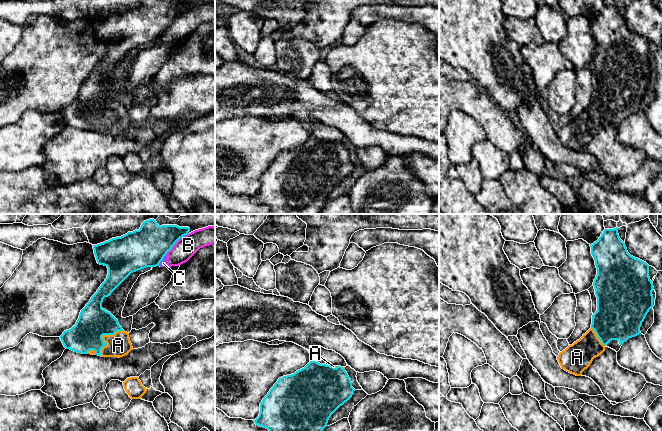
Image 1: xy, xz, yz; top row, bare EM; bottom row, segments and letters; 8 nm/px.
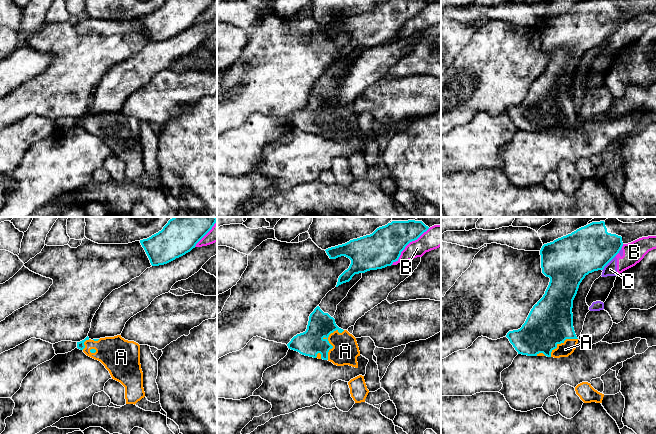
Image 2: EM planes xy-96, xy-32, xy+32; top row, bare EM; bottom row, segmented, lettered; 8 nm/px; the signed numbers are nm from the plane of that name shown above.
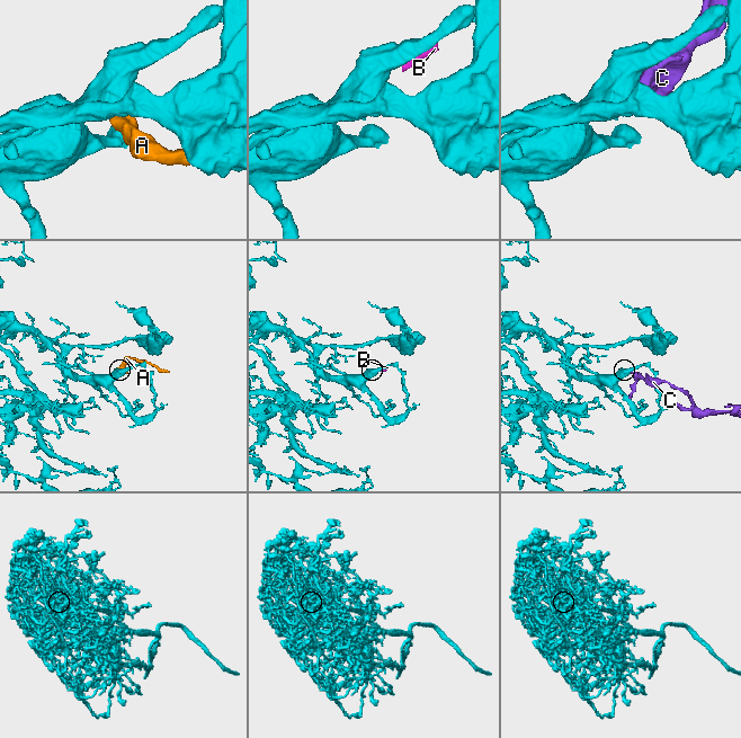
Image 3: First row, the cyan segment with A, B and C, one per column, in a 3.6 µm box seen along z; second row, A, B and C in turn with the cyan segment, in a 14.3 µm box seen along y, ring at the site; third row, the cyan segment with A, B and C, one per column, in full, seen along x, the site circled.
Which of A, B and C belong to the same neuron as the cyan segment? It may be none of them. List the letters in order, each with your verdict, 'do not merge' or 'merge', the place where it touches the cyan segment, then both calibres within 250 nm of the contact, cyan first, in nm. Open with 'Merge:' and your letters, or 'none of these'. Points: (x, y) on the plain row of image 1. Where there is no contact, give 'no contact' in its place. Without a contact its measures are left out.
Merge: A
A: merge; meets cyan in xy at (103, 110); 260 nm thick on the cyan side, 190 nm on the other
B: do not merge; meets cyan in xy at (175, 18); 320 nm thick on the cyan side, 170 nm on the other
C: do not merge; meets cyan in xy at (162, 35); 320 nm thick on the cyan side, 60 nm on the other

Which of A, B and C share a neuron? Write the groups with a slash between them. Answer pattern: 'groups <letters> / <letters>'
groups A / B C

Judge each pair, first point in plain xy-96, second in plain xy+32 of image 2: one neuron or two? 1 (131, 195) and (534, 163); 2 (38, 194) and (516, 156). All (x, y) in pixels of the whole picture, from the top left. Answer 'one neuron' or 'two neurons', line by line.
1: two neurons
2: one neuron

